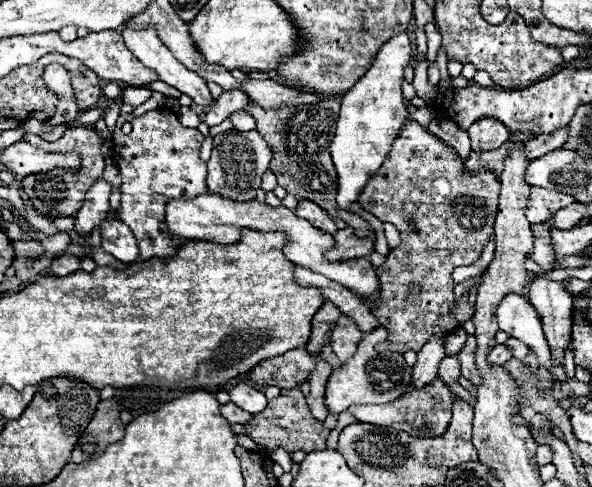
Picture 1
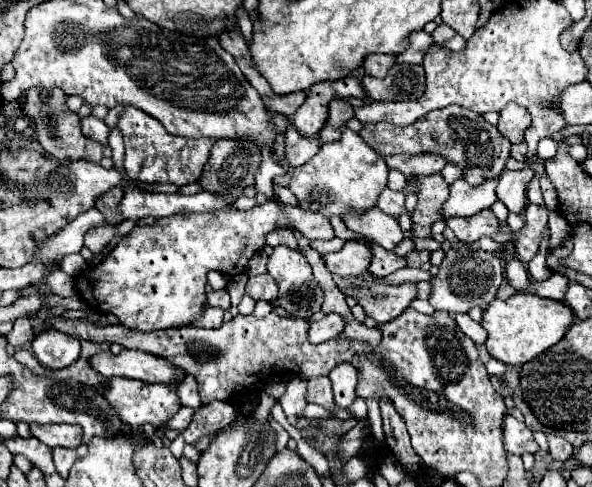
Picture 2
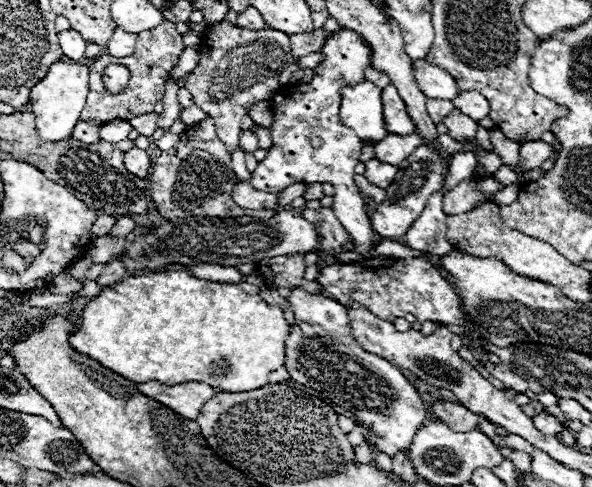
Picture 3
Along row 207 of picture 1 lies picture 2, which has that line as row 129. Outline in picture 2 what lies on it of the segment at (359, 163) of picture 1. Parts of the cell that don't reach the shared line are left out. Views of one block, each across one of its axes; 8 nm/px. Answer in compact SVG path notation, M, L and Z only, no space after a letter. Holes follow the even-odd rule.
M342 126L342 138L336 142L326 142L320 146L318 154L308 160L306 164L294 168L290 190L300 200L302 208L310 208L314 212L326 214L328 218L332 214L342 216L348 210L370 210L376 204L378 194L386 188L386 176L388 166L386 160L366 142L362 142L362 136L352 132L350 128Z

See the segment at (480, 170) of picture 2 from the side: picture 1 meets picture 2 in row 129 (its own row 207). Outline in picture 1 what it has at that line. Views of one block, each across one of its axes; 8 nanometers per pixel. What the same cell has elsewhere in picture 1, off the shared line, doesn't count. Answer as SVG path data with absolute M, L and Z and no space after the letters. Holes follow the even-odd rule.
M410 120L410 124L402 128L398 142L392 144L386 156L384 166L380 166L380 170L370 178L370 182L364 186L358 198L360 206L366 212L374 214L382 222L392 222L402 234L400 246L390 250L386 262L376 268L382 291L381 298L372 306L372 314L388 330L388 340L378 344L378 350L392 350L400 354L404 354L406 350L418 352L430 336L448 334L450 330L458 328L464 320L468 320L474 314L472 306L468 304L468 298L460 298L460 304L456 304L456 314L450 312L454 306L452 272L454 268L470 266L480 258L482 248L488 242L488 236L492 234L494 218L498 212L498 196L500 196L500 182L490 170L480 168L468 174L464 160L450 144L430 134L418 122ZM410 282L418 282L422 290L420 296L406 294L406 286L410 286Z

